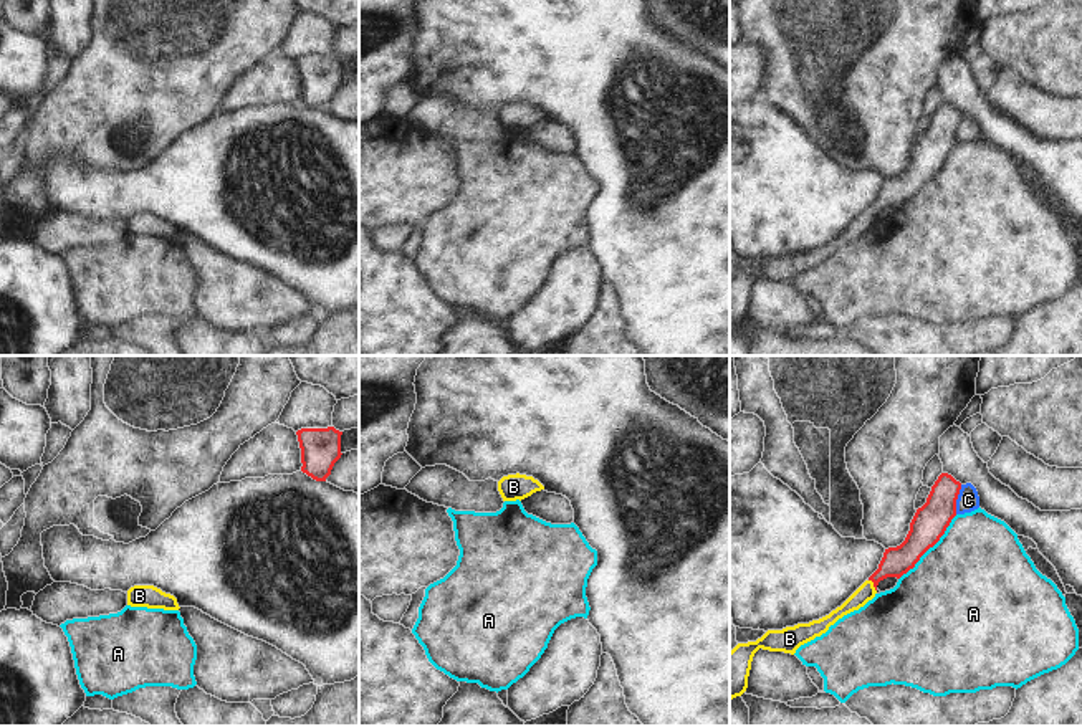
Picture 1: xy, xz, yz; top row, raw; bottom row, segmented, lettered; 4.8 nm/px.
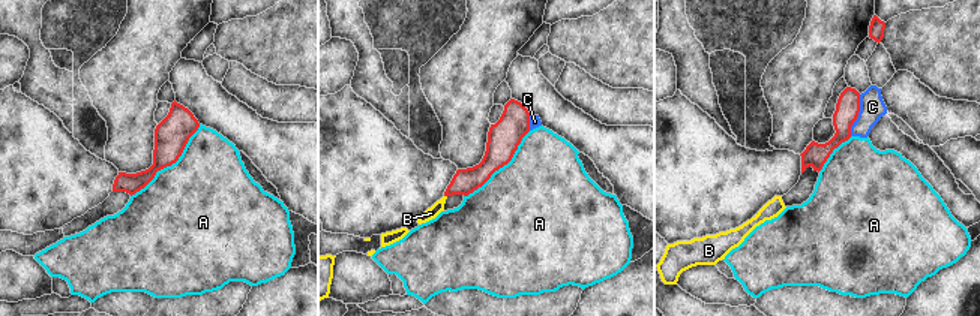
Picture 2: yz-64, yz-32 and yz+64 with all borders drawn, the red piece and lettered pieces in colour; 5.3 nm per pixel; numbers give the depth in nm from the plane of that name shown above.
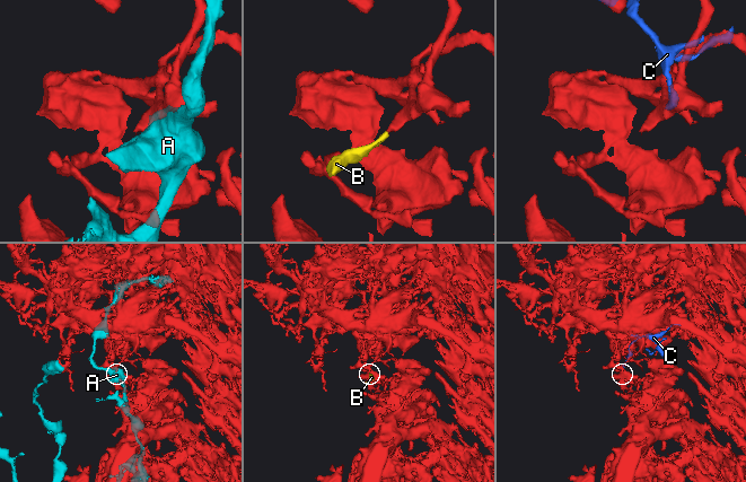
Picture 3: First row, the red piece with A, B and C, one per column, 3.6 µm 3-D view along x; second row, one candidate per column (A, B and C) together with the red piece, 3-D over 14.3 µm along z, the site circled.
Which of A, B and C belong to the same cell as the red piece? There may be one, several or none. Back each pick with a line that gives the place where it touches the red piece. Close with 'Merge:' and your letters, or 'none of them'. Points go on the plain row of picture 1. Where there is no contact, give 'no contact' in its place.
B: contact yz (874, 215)
Merge: B

